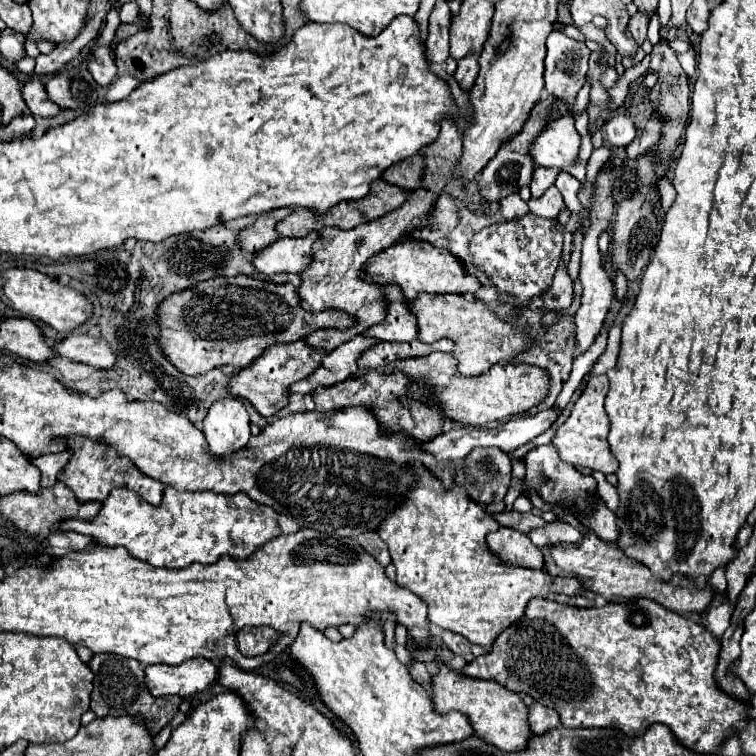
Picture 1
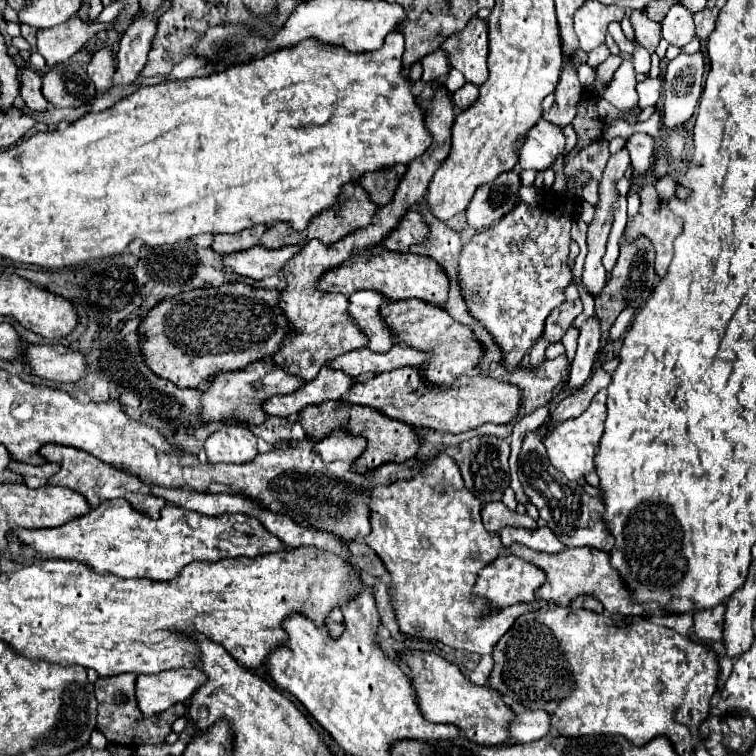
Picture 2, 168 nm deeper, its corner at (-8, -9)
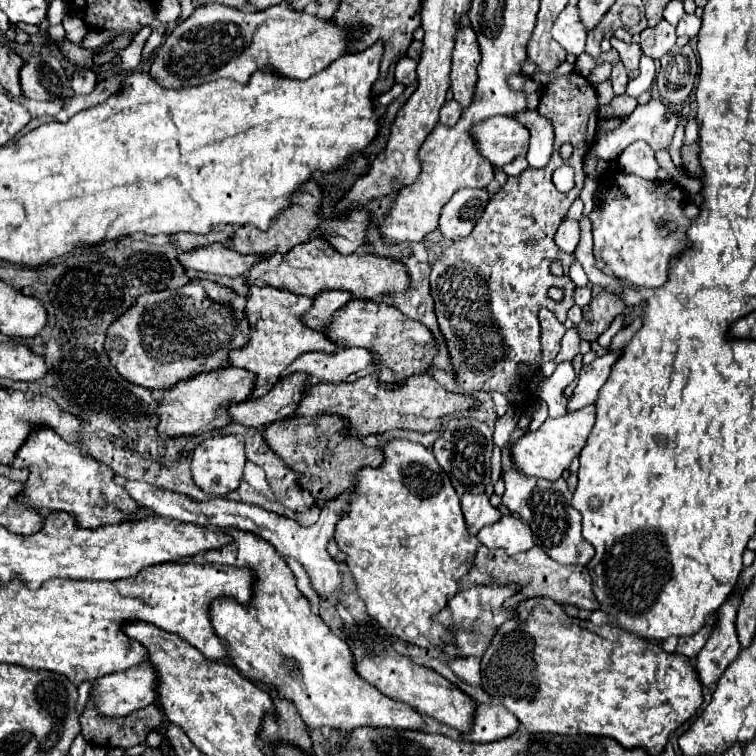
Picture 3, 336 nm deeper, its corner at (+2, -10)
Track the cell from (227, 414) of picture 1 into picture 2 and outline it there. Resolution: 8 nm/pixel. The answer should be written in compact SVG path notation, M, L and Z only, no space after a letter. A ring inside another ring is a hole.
M226 421L206 439L206 455L210 463L248 463L258 455L256 437L246 425Z

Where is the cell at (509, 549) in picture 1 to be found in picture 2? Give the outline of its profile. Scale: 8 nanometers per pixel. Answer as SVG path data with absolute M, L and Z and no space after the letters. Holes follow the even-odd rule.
M500 555L486 565L474 585L474 593L490 601L492 607L532 601L534 591L544 583L546 573L516 555Z

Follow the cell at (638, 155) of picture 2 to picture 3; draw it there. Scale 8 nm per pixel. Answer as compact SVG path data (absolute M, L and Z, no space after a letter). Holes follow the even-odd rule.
M634 142L630 144L620 156L618 156L618 166L624 172L632 172L644 180L656 180L658 172L658 162L654 158L654 150L648 148L644 142Z

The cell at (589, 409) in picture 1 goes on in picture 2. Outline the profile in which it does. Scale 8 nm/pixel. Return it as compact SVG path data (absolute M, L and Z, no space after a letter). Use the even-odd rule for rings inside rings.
M602 389L598 391L598 395L592 399L590 407L576 419L568 419L566 423L562 423L562 427L556 427L556 431L552 431L550 435L544 437L544 445L548 449L548 459L550 463L562 471L570 481L578 481L580 477L584 477L586 473L596 471L594 465L594 457L598 453L598 445L602 439L602 431L604 431L604 419L606 419L606 399L608 399L608 391Z

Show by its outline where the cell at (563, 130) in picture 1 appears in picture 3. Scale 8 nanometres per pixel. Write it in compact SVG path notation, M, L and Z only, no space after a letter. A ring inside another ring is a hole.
M510 116L482 120L470 128L470 136L476 144L476 150L496 168L502 168L516 156L526 156L528 152L530 132Z

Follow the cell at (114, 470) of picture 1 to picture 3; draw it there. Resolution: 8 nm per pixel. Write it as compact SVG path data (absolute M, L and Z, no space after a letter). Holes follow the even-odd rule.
M38 428L30 432L24 444L18 448L12 468L28 468L28 480L24 484L24 492L18 492L16 500L34 510L58 510L68 512L76 518L78 528L92 528L102 524L118 524L128 520L128 516L138 508L136 502L124 492L120 484L112 480L112 470L96 462L92 456L80 454L78 444L64 442L52 428Z

